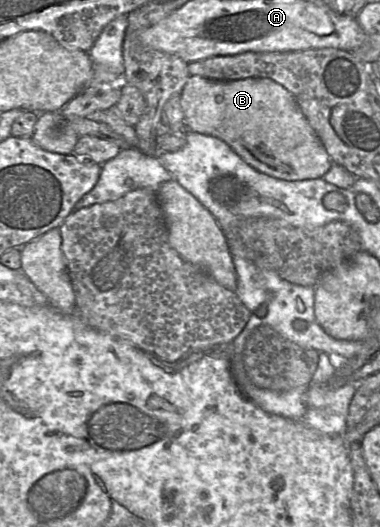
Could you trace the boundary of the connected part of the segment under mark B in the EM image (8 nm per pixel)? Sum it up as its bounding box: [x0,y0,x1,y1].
[180,75,333,181]

